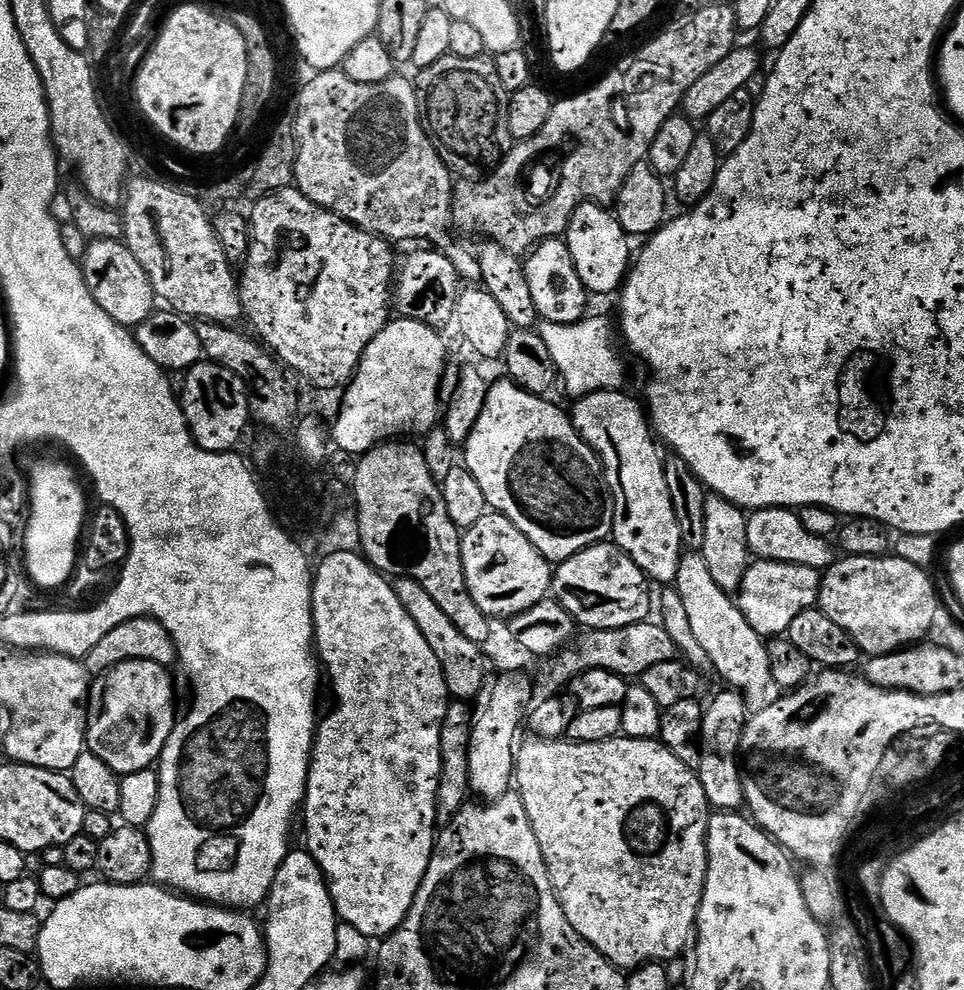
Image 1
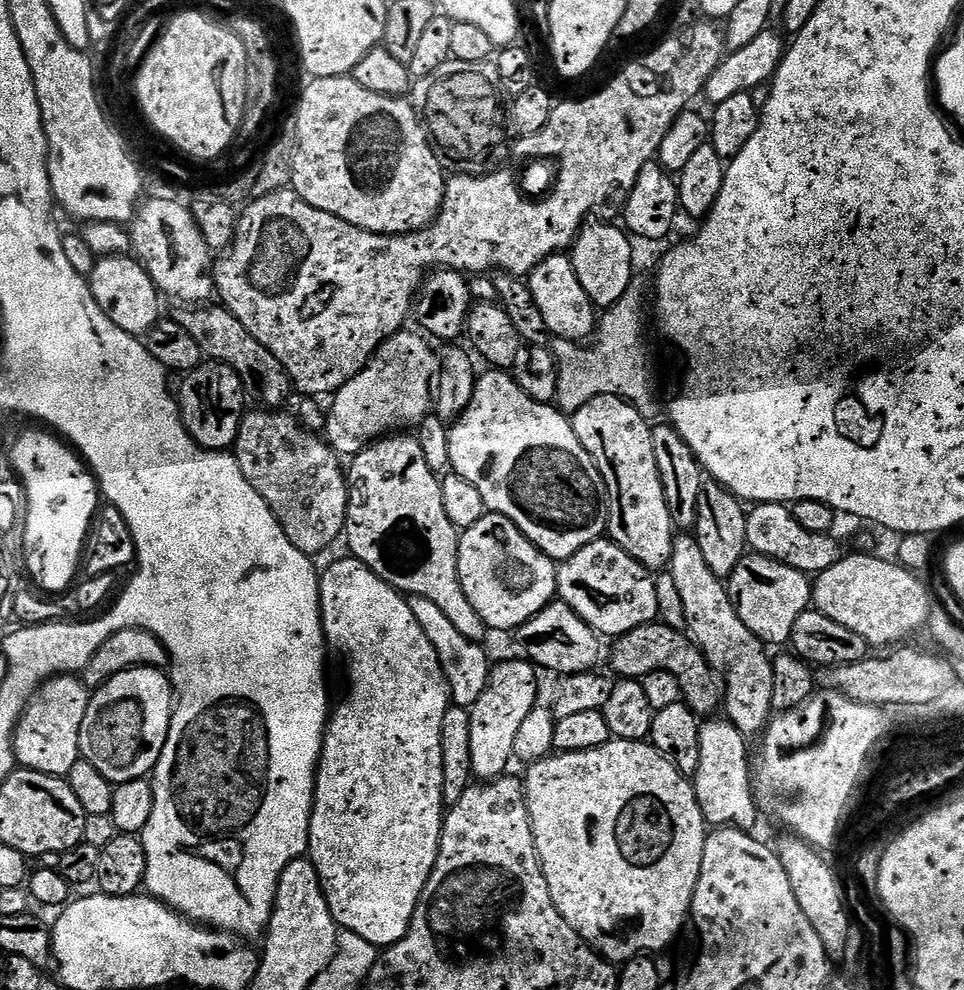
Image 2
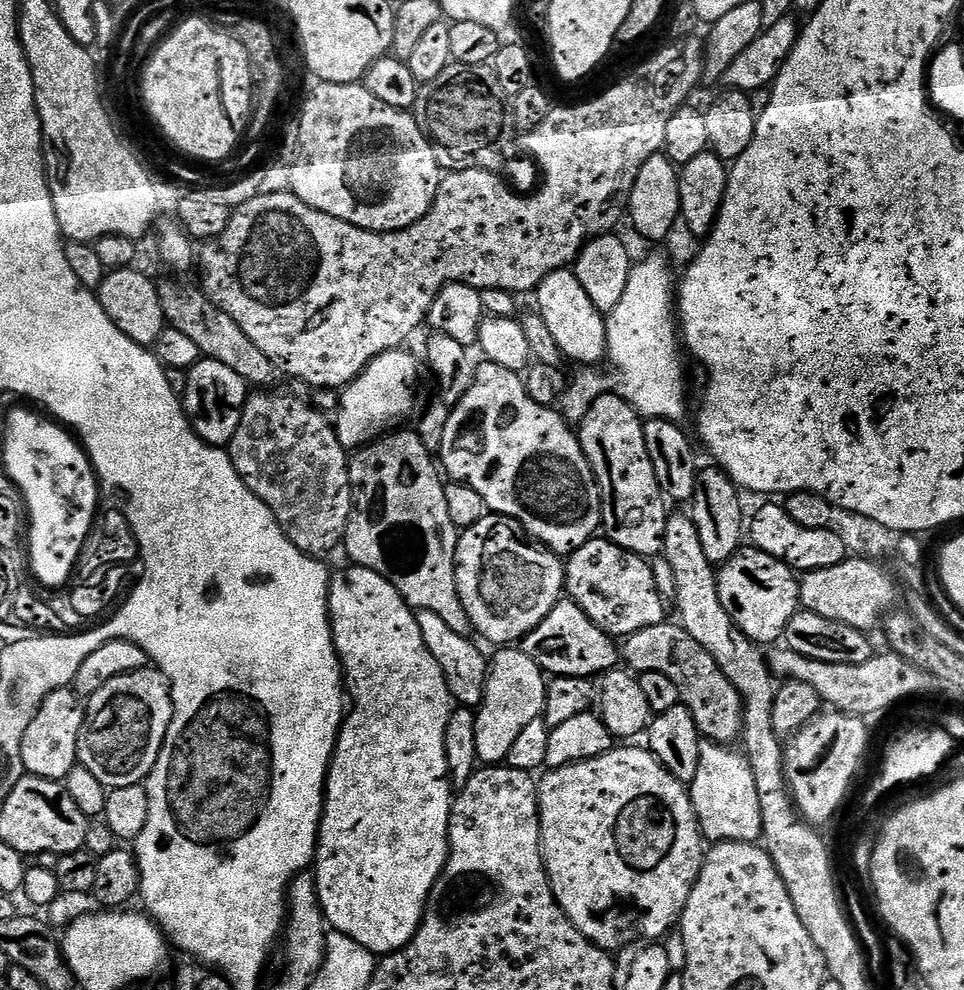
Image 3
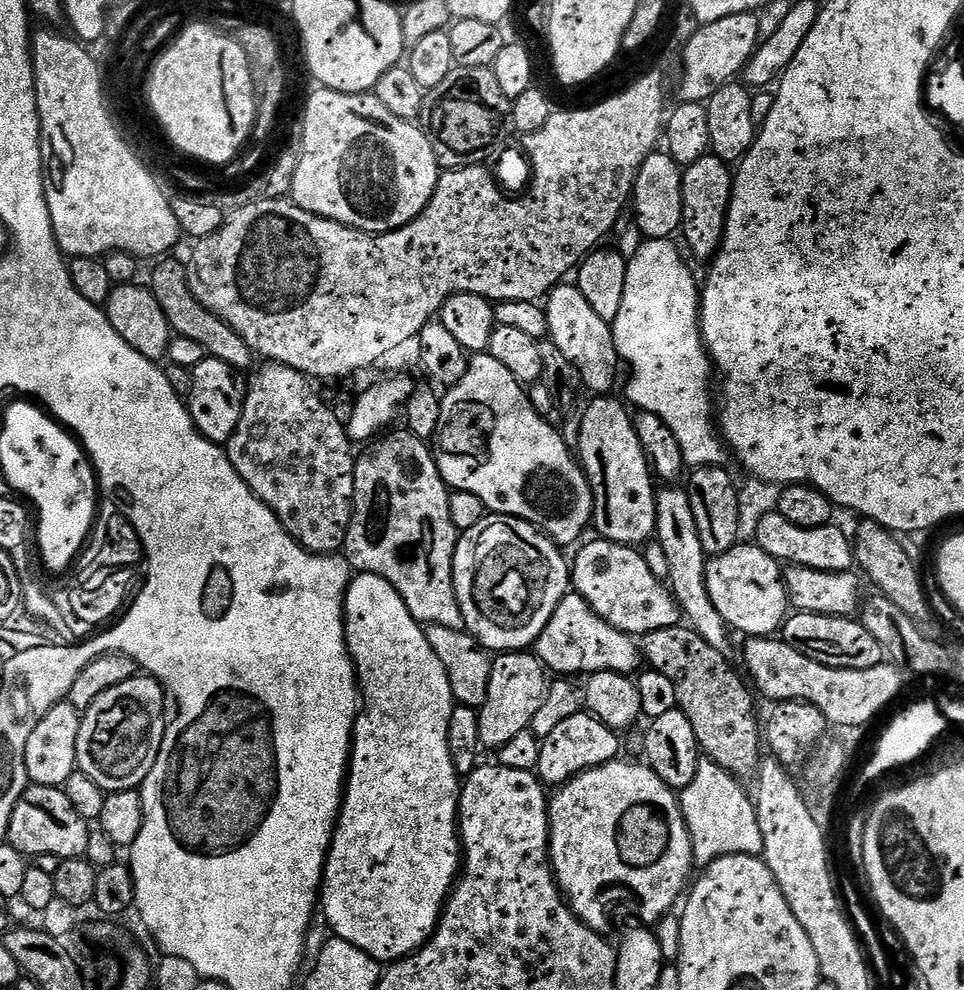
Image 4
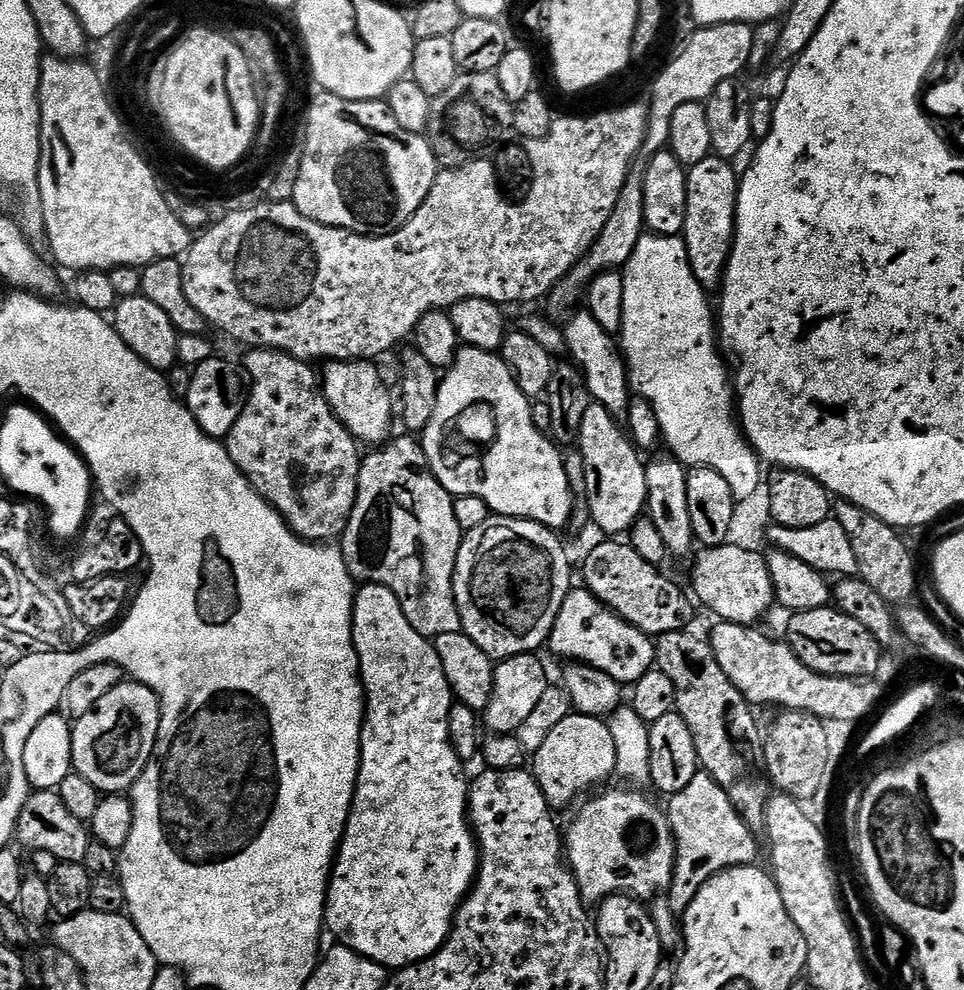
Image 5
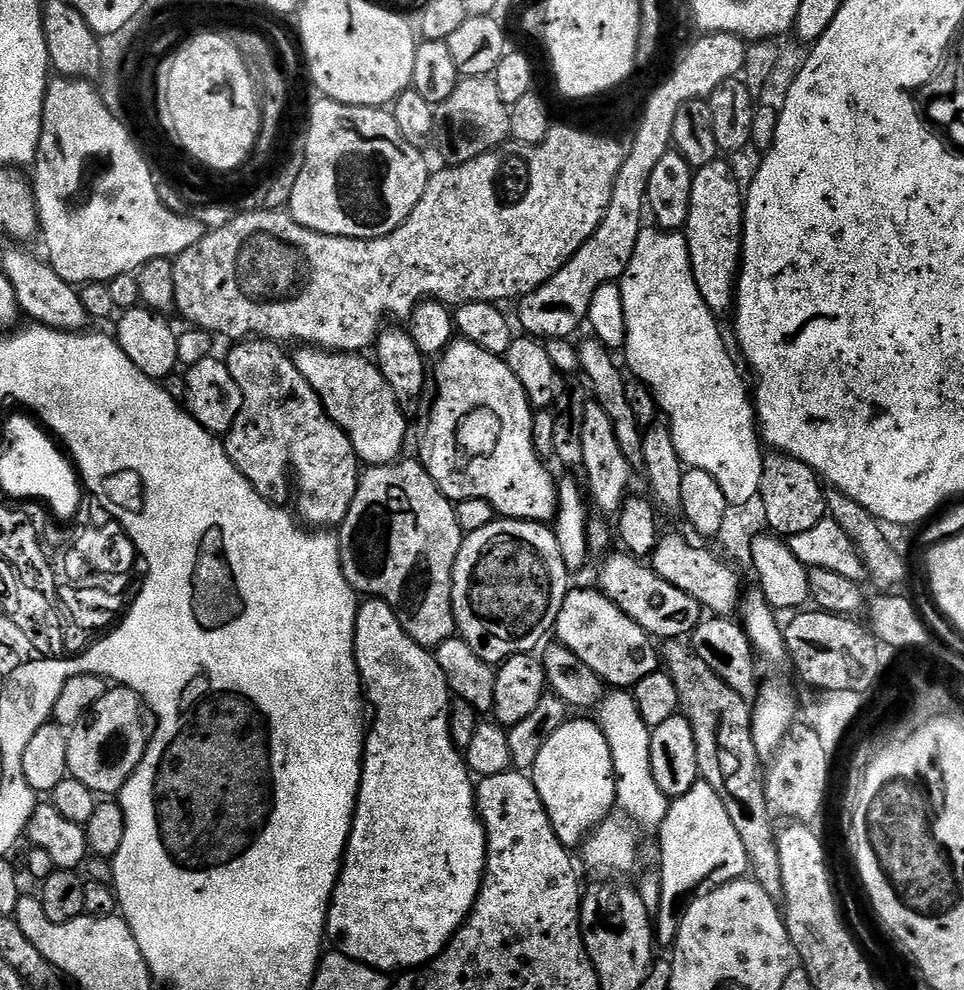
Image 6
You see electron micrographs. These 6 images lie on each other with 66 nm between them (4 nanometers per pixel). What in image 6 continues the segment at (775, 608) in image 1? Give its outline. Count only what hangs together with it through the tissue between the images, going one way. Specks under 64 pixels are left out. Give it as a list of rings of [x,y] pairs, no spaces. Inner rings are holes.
[[[661,535],[656,550],[650,557],[650,566],[678,590],[686,590],[690,598],[698,601],[701,609],[710,611],[720,618],[728,618],[739,609],[742,603],[740,576],[728,564],[723,564],[708,548],[699,548],[680,536]]]

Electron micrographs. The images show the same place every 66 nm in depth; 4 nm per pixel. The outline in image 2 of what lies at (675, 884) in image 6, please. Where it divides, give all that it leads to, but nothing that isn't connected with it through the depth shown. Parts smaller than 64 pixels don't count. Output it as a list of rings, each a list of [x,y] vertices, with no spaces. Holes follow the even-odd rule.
[[[708,718],[701,723],[698,746],[698,770],[694,774],[696,797],[705,821],[712,826],[735,826],[755,829],[756,793],[752,783],[749,741],[727,718]]]

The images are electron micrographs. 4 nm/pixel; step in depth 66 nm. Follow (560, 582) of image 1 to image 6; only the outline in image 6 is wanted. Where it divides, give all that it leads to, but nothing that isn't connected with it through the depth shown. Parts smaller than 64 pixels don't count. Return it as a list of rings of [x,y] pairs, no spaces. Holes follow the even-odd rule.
[[[623,550],[616,551],[601,559],[605,560],[600,564],[599,591],[613,600],[631,620],[638,622],[638,626],[642,626],[642,630],[657,641],[667,642],[691,637],[702,619],[702,609],[698,601],[690,598],[686,590],[670,586],[670,582],[666,582],[666,578],[659,576],[643,559]]]

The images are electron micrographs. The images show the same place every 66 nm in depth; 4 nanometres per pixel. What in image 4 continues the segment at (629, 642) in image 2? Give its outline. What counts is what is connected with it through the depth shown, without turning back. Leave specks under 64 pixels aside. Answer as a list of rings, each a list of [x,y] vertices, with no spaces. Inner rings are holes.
[[[690,626],[654,630],[643,637],[642,656],[651,671],[666,674],[666,678],[674,682],[676,706],[690,718],[701,753],[737,780],[751,781],[760,770],[762,728],[756,725],[756,716],[752,713],[753,693],[728,665],[729,657],[714,650],[714,646]]]

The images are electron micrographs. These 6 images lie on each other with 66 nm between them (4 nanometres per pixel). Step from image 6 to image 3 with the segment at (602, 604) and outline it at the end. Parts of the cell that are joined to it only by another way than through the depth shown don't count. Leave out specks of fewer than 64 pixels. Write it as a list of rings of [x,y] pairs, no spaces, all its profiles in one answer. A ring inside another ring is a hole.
[[[567,598],[560,599],[554,610],[550,610],[550,614],[542,618],[540,625],[530,630],[530,634],[526,634],[524,639],[519,641],[518,647],[526,654],[530,654],[530,658],[534,658],[534,662],[538,662],[538,666],[552,678],[557,676],[596,678],[613,671],[622,660],[617,641],[602,631],[597,624],[590,622],[584,611]]]

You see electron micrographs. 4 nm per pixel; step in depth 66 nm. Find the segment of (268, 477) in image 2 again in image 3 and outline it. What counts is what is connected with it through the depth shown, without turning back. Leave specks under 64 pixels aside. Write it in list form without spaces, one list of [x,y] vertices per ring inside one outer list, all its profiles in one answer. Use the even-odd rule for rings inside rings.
[[[256,390],[249,395],[242,422],[234,438],[226,445],[234,470],[246,486],[274,514],[280,529],[298,550],[308,556],[327,557],[327,552],[341,547],[344,532],[352,517],[352,483],[348,473],[350,452],[338,442],[333,421],[320,408],[300,396],[276,390]]]

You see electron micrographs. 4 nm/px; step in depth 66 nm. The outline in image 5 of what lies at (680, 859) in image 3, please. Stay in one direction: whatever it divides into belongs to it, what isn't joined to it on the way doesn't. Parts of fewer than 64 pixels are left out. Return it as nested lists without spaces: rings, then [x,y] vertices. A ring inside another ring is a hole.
[[[612,788],[601,796],[588,798],[593,800],[585,799],[562,836],[566,863],[580,888],[580,896],[592,906],[617,894],[648,902],[667,893],[672,884],[676,839],[667,811],[643,796],[643,791],[628,788]]]

